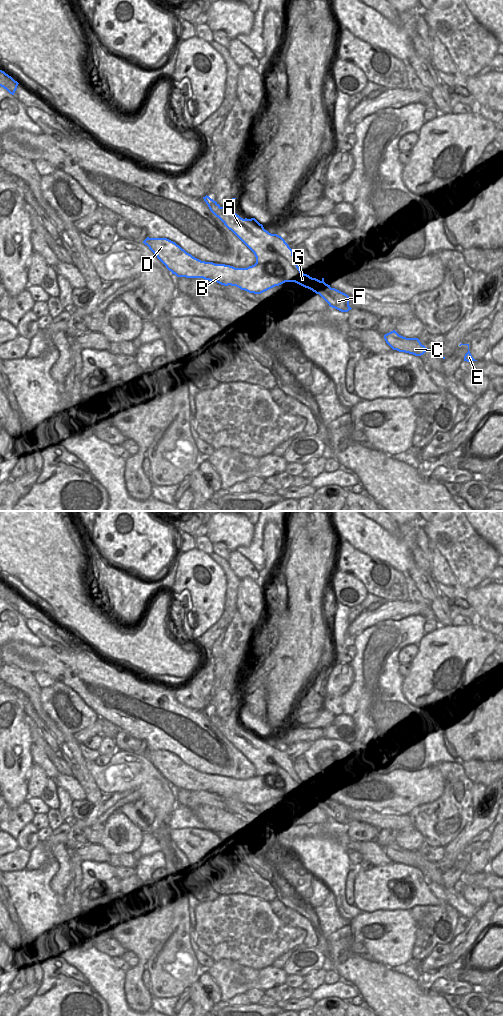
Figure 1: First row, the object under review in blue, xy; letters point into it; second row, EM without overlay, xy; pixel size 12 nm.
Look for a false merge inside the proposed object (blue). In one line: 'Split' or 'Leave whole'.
Split.

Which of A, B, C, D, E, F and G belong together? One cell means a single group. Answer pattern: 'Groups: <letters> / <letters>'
Groups: A C E F G / B D.

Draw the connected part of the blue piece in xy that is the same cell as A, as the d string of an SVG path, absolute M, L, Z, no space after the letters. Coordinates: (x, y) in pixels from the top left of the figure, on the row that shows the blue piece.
M207 195L203 197L203 199L208 205L210 211L254 253L256 264L265 265L265 270L268 274L277 277L284 277L287 282L295 282L312 290L316 294L319 294L330 307L341 312L348 312L352 309L349 306L349 296L347 294L335 288L331 288L330 285L324 282L324 278L320 281L301 272L294 259L293 250L281 236L269 233L255 218L243 219L237 215L234 211L234 201L236 198L232 198L227 205L223 205L222 207Z

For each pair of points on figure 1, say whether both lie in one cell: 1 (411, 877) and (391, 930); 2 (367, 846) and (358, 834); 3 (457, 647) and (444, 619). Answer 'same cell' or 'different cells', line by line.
1: different cells
2: different cells
3: different cells

